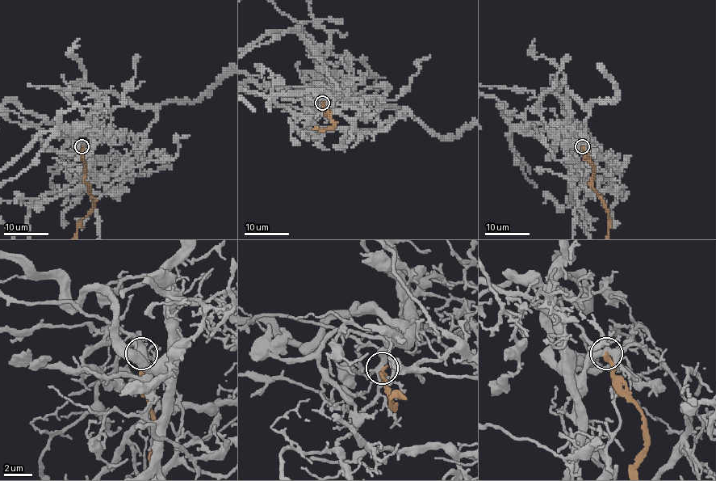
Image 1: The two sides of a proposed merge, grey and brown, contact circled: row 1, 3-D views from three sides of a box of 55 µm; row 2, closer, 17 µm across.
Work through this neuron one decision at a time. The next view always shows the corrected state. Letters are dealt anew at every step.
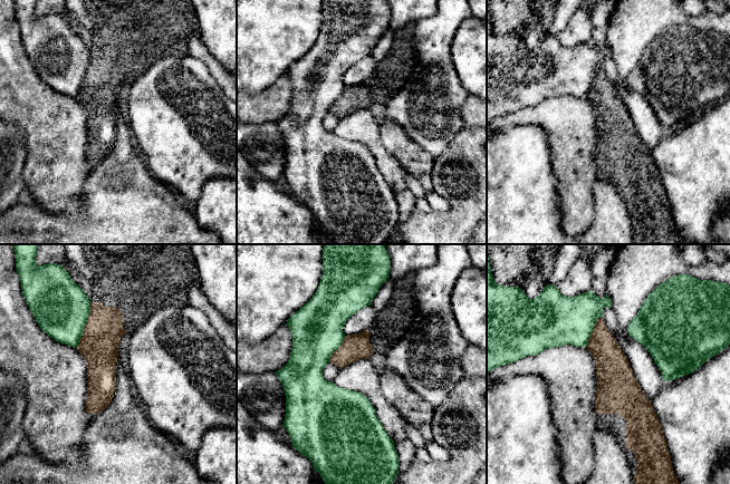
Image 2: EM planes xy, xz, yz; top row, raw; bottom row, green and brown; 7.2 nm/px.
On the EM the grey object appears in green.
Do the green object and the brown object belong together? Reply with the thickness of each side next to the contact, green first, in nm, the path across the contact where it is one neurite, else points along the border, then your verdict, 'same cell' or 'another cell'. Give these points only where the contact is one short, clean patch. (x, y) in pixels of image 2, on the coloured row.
calibres 400 and 280 nm; border xy (90, 302), (87, 322), (76, 347); another cell

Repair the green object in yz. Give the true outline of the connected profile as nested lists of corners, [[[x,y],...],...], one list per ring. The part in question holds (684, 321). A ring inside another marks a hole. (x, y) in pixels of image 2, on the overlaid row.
[[[690,274],[673,275],[647,296],[637,314],[628,323],[627,332],[646,348],[662,371],[664,381],[692,374],[730,345],[730,285],[699,280]]]

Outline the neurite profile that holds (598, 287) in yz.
[[[593,279],[592,291],[599,298],[604,298],[606,293],[606,283],[599,279]]]

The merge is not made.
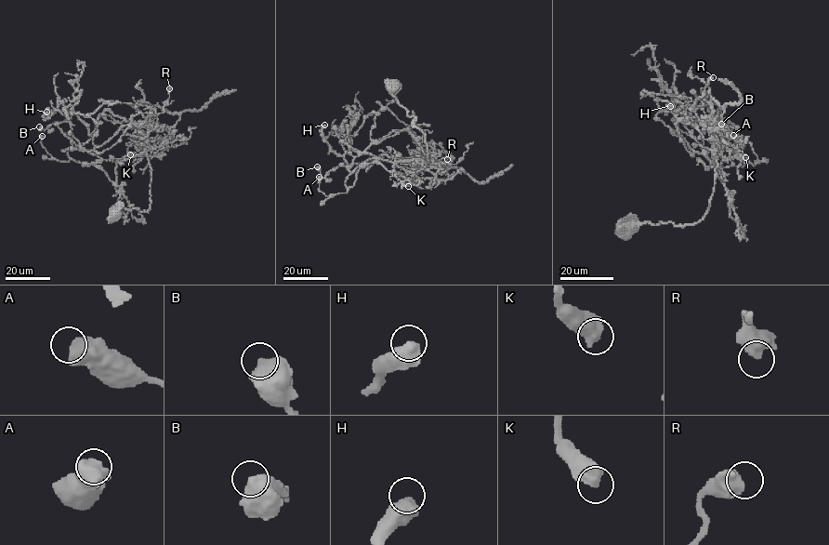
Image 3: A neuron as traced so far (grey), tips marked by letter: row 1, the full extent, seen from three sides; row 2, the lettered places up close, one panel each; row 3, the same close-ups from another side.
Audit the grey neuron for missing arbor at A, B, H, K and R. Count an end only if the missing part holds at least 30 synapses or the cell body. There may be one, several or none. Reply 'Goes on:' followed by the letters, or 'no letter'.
Goes on: no letter

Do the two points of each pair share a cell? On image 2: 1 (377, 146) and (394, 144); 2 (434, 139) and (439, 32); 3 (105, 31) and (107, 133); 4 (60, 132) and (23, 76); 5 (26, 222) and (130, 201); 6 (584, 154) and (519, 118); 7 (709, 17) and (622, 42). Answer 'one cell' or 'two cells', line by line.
1: two cells
2: one cell
3: one cell
4: one cell
5: one cell
6: one cell
7: one cell

